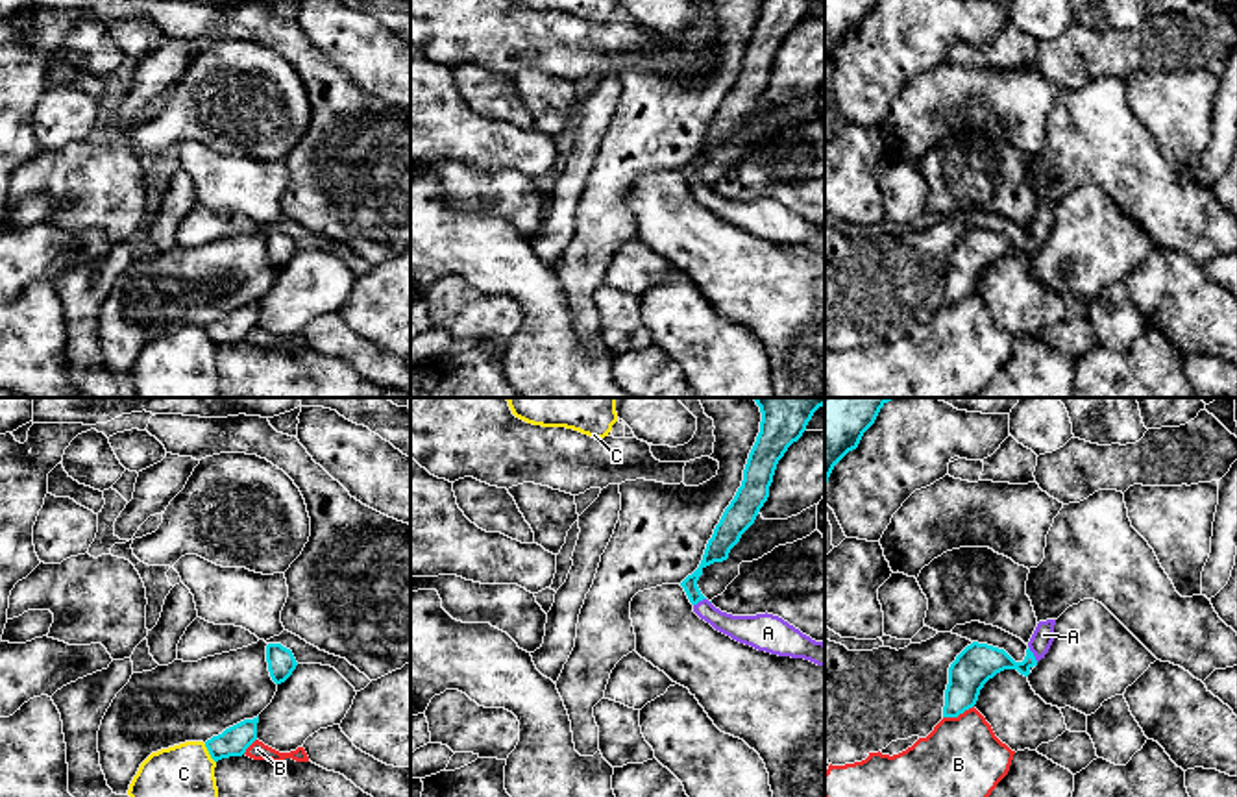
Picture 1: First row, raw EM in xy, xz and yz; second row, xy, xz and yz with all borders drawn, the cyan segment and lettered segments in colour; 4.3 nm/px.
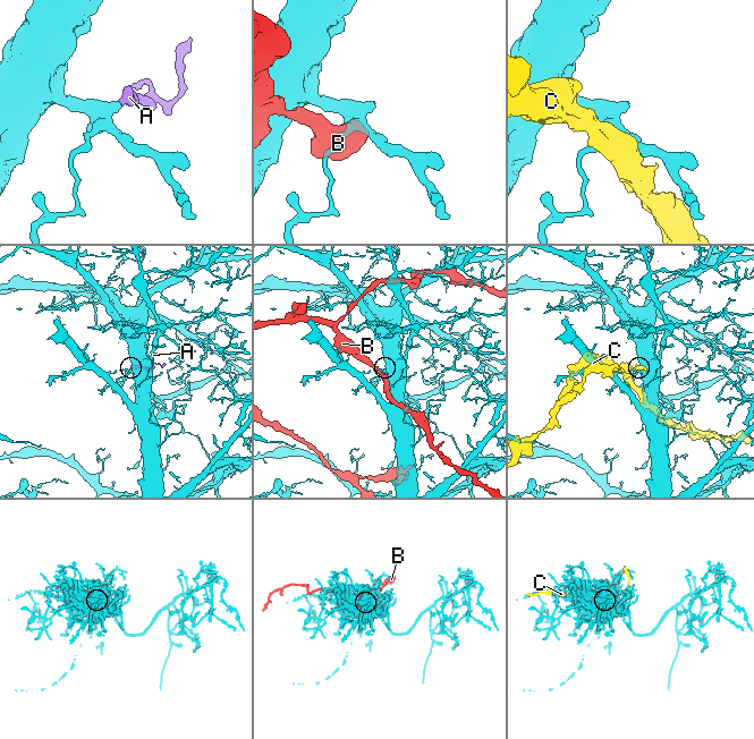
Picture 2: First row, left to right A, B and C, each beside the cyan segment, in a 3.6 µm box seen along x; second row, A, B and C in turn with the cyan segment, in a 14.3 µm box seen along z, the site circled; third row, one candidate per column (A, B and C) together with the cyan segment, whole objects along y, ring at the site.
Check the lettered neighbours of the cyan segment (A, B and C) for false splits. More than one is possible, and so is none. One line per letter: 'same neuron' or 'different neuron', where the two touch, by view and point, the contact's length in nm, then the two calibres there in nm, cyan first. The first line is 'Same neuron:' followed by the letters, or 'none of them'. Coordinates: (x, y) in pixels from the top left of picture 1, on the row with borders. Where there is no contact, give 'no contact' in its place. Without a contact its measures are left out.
Same neuron: A
A: same neuron; contact yz (1032, 653); length 80 nm; calibres 170 and 90 nm
B: different neuron; contact yz (958, 714); length 150 nm; calibres 170 and 340 nm
C: different neuron; contact xy (209, 753); length 100 nm; calibres 130 and 240 nm

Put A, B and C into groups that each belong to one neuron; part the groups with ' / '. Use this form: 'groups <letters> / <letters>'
groups A / B / C

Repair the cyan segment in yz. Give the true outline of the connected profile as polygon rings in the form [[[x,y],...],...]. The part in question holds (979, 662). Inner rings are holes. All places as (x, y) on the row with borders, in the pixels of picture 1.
[[[1056,619],[1039,621],[1026,649],[1023,662],[1015,662],[1004,649],[973,642],[949,668],[943,717],[958,717],[973,708],[984,684],[1004,669],[1017,669],[1028,677],[1048,653],[1054,642]]]

